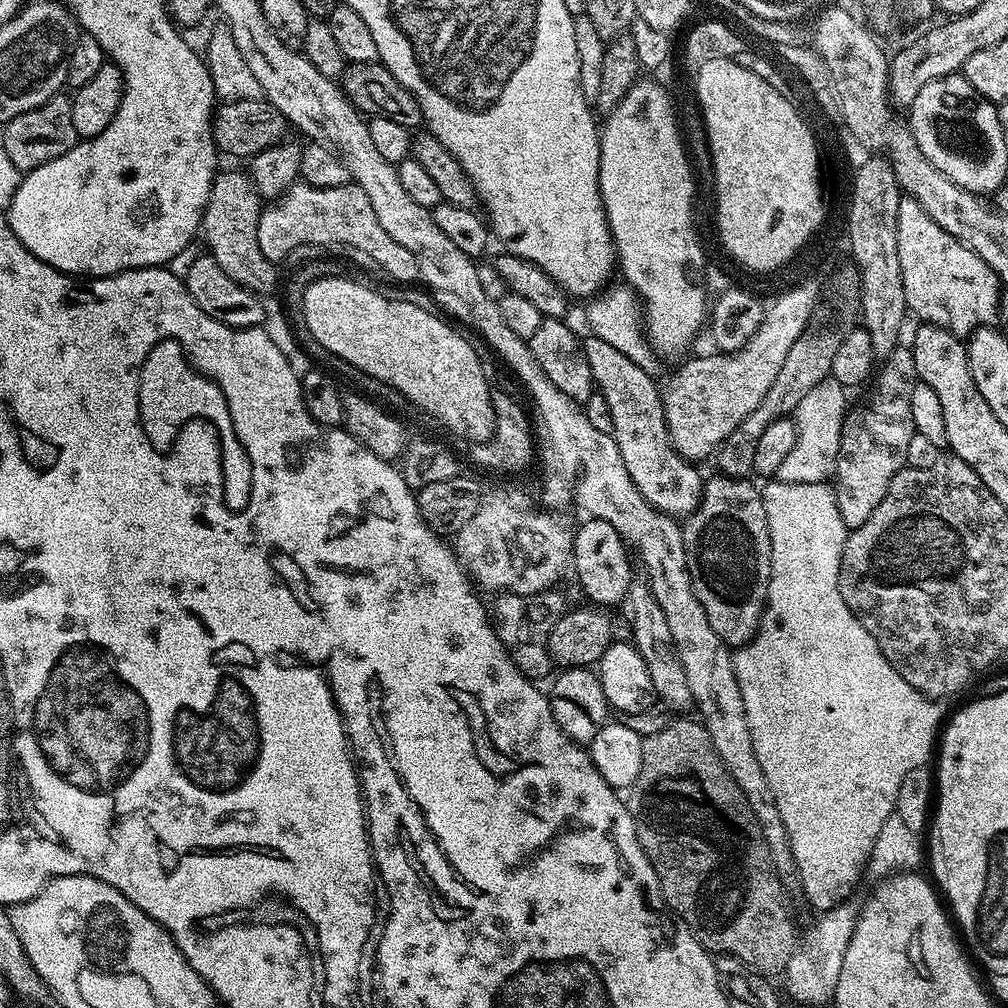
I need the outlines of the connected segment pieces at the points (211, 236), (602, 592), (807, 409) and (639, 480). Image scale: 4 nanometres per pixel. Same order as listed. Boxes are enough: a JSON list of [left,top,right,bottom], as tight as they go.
[[200,171,277,294],[571,518,634,606],[776,380,848,484],[583,335,706,518]]

